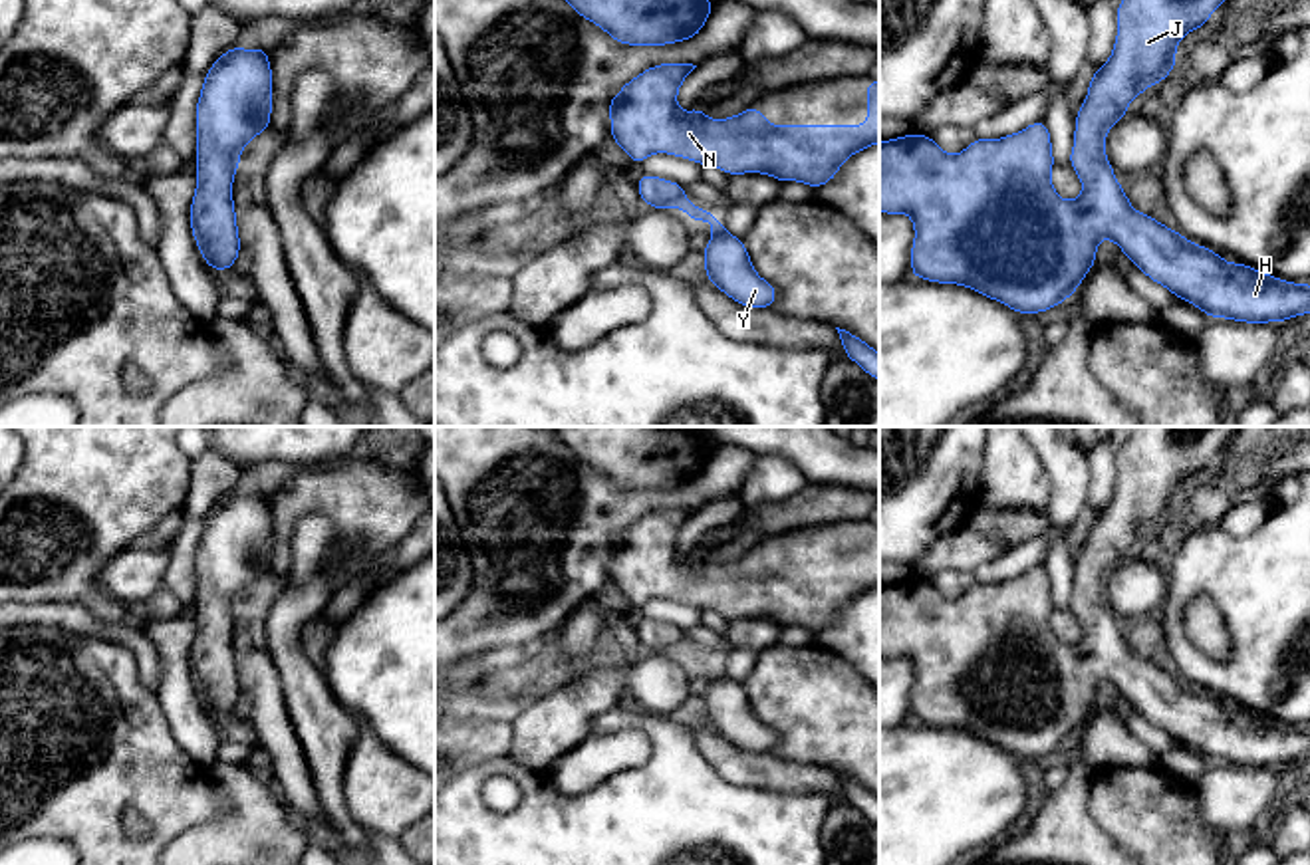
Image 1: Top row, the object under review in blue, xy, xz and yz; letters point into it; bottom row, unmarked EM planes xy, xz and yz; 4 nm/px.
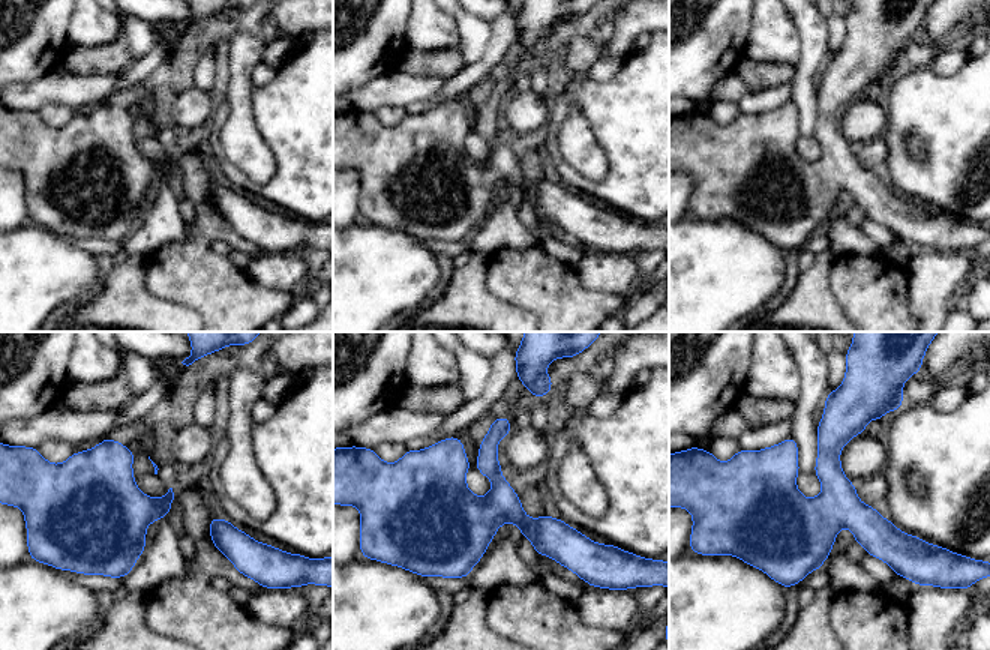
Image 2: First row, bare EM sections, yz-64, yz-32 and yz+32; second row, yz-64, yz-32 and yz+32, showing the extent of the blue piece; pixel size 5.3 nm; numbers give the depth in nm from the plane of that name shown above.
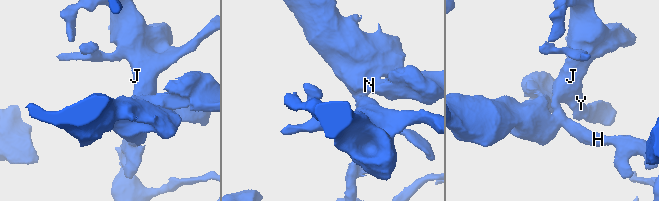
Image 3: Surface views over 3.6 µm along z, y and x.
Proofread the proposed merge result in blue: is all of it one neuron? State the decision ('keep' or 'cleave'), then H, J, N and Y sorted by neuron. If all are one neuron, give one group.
keep | H J N Y

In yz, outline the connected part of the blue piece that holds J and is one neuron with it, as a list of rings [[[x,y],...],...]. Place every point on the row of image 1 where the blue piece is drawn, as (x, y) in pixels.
[[[1121,0],[1117,4],[1117,36],[1110,60],[1092,73],[1088,95],[1076,113],[1074,149],[1070,167],[1080,177],[1084,190],[1076,200],[1062,200],[1050,183],[1054,169],[1050,131],[1044,121],[1002,139],[973,139],[959,155],[947,155],[933,137],[909,133],[879,141],[879,210],[909,214],[915,228],[911,246],[911,274],[937,284],[967,286],[996,300],[1016,313],[1038,313],[1068,300],[1096,264],[1102,238],[1114,240],[1131,264],[1153,282],[1165,286],[1175,298],[1197,306],[1209,317],[1246,323],[1268,323],[1310,313],[1310,284],[1292,284],[1246,264],[1225,262],[1217,252],[1193,244],[1177,230],[1163,226],[1151,214],[1139,214],[1119,186],[1106,155],[1106,133],[1127,113],[1135,95],[1161,83],[1177,65],[1175,50],[1191,30],[1201,30],[1225,0]]]

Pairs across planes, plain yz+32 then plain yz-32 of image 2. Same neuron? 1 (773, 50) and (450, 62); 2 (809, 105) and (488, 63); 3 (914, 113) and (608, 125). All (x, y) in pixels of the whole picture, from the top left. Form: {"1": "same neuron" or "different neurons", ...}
{"1": "different neurons", "2": "different neurons", "3": "same neuron"}

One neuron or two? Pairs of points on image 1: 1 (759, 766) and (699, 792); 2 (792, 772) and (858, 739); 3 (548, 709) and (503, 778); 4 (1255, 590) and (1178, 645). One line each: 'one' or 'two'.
1: two
2: two
3: two
4: one

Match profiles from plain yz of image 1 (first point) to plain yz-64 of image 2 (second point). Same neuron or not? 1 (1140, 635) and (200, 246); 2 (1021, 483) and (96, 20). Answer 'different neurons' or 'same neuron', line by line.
1: same neuron
2: same neuron

